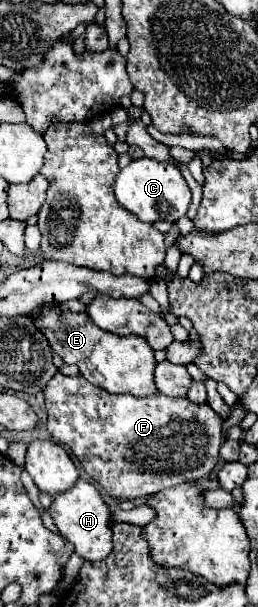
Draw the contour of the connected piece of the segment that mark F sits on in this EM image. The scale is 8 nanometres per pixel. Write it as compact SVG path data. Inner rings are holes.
M61 372L51 378L43 394L49 414L47 430L51 438L67 446L83 466L85 474L111 496L135 500L181 482L197 482L211 474L219 460L223 418L213 412L207 402L195 404L189 398L169 398L161 392L141 398L133 394L111 394L93 386L81 376L63 376Z

